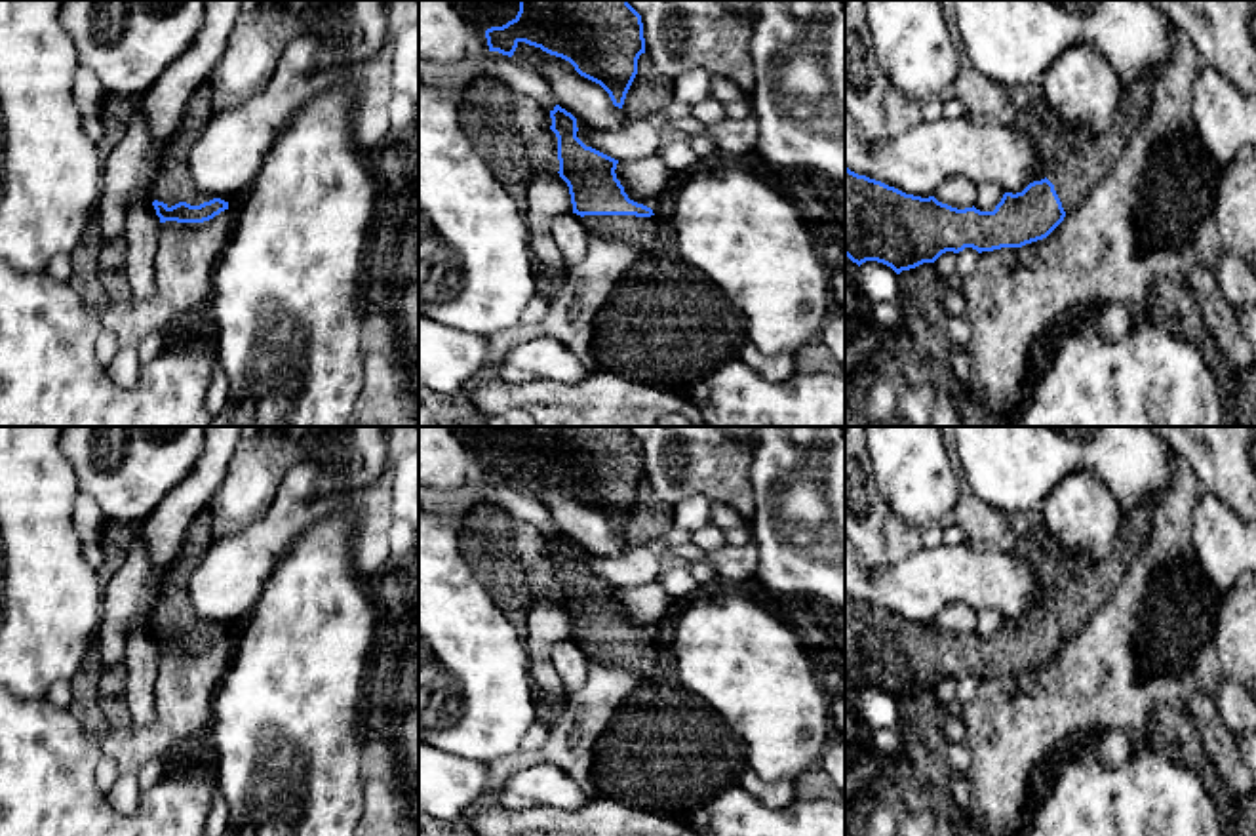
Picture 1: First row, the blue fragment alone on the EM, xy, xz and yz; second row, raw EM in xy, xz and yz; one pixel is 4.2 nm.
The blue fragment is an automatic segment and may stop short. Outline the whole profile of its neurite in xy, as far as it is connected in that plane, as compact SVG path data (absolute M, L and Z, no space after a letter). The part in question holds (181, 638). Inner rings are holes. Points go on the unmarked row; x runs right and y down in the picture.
M211 507L190 524L179 556L166 571L158 600L150 611L152 632L160 649L204 649L228 636L228 627L202 619L188 598L188 581L204 554L219 535L219 522Z

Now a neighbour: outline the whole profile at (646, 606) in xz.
M658 583L618 587L615 600L628 625L651 634L653 640L672 604L672 598Z

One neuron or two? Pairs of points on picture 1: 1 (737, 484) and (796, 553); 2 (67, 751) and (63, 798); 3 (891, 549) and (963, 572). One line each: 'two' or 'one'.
1: two
2: one
3: two

